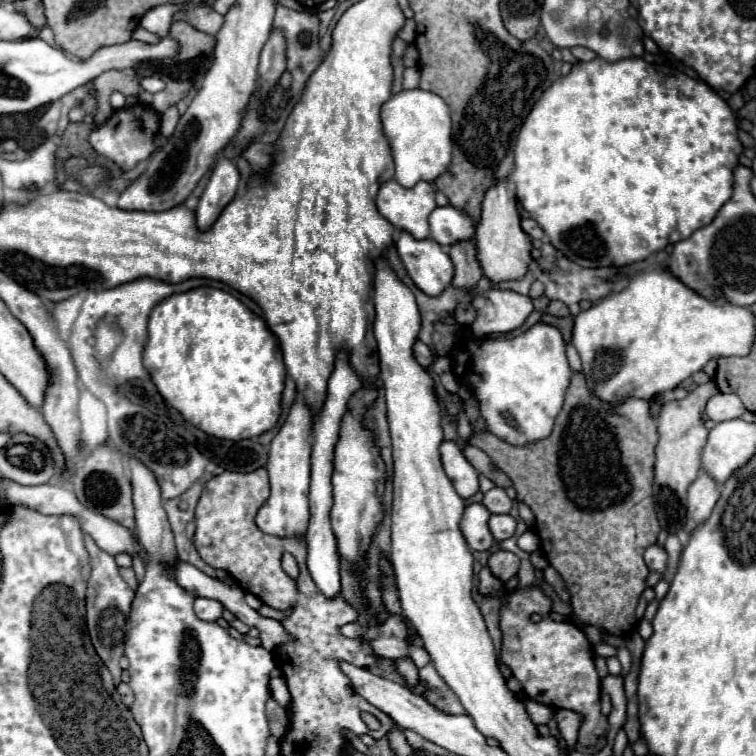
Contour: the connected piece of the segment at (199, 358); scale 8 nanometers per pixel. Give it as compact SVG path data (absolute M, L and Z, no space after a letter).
M202 286L162 300L148 320L144 368L166 400L210 436L244 440L276 426L286 366L268 324L232 294Z

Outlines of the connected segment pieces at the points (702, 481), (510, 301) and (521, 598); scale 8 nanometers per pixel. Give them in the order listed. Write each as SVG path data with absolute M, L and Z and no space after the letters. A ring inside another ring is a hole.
M700 470L694 484L688 488L688 512L686 512L686 532L692 532L698 524L702 524L720 496L720 484L706 472Z
M488 290L482 296L472 298L476 308L476 320L470 326L474 338L482 340L486 334L492 332L512 332L524 326L526 318L532 314L534 306L528 296L522 296L512 290Z
M540 588L516 590L510 598L508 608L505 605L503 613L500 613L503 634L500 662L512 670L514 678L522 684L522 690L530 700L546 704L554 710L564 708L578 712L582 716L578 742L582 746L594 746L600 736L608 734L610 724L600 710L600 678L596 674L594 650L588 638L575 623L569 620L557 622L548 618L550 600ZM508 608L510 616L506 612ZM534 612L542 614L538 624L530 622Z

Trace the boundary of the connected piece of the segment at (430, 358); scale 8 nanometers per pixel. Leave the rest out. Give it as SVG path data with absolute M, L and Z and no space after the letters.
M420 340L414 345L414 356L416 356L416 360L418 360L424 368L428 368L428 366L436 360L436 356L432 354L432 350Z

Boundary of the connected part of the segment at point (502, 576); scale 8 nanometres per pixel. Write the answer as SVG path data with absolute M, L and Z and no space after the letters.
M496 550L490 554L488 558L488 568L490 572L500 580L500 582L508 582L518 574L520 568L520 558L512 552L506 550Z

